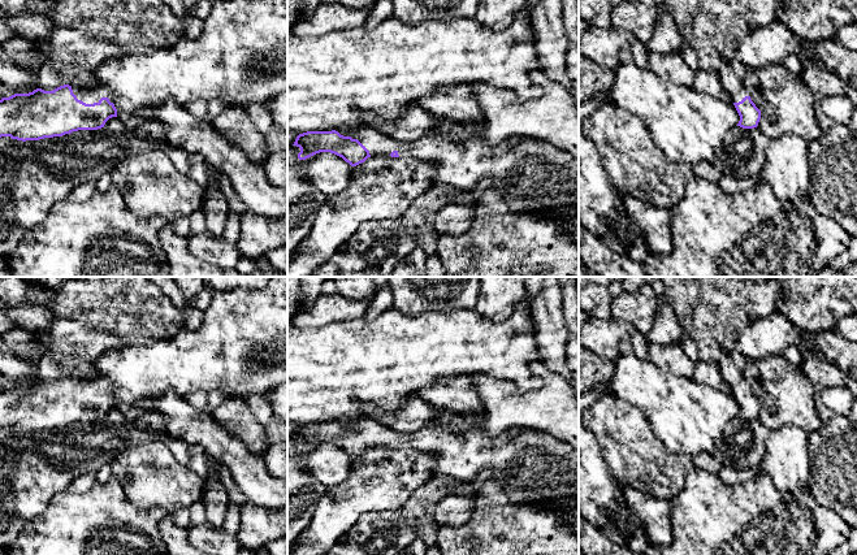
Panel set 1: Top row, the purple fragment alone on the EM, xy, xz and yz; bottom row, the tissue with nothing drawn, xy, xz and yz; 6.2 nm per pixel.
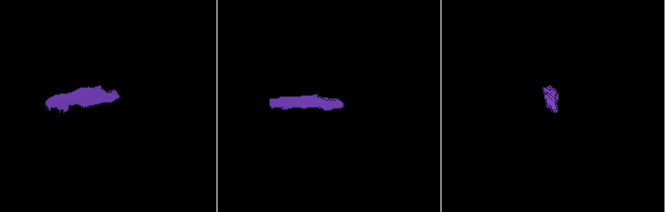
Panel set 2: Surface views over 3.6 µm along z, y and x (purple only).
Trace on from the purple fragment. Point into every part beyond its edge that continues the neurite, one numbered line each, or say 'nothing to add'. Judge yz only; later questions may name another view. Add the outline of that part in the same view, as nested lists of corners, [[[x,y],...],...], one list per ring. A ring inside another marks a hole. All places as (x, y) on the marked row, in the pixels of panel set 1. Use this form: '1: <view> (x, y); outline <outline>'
1: yz (732, 74); outline [[[737,60],[724,64],[718,71],[722,86],[730,95],[732,103],[739,103],[745,96],[749,96],[744,86],[748,71],[749,68],[740,64]]]

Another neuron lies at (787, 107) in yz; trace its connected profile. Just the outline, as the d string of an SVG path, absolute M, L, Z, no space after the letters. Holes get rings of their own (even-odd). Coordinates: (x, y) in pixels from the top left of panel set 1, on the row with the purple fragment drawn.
M784 64L749 69L744 86L761 110L758 129L769 139L797 134L806 142L821 142L819 110L801 74L789 71Z

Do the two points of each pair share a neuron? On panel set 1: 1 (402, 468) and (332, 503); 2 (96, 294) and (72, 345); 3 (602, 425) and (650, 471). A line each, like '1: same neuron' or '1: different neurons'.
1: same neuron
2: different neurons
3: same neuron

